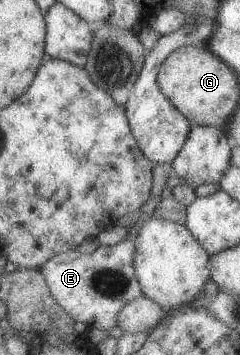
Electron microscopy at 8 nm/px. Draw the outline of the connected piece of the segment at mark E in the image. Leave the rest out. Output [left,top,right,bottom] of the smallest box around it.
[39,238,142,330]

